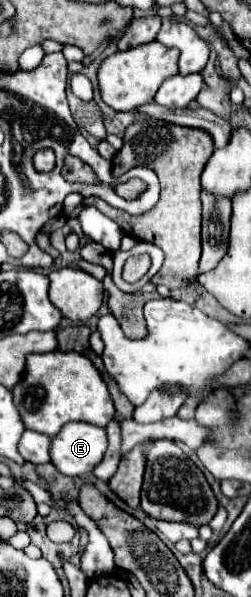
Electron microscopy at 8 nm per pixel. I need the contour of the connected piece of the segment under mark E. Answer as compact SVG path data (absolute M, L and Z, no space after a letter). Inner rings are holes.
M69 423L51 443L51 463L65 475L87 475L107 451L105 429L89 423Z

